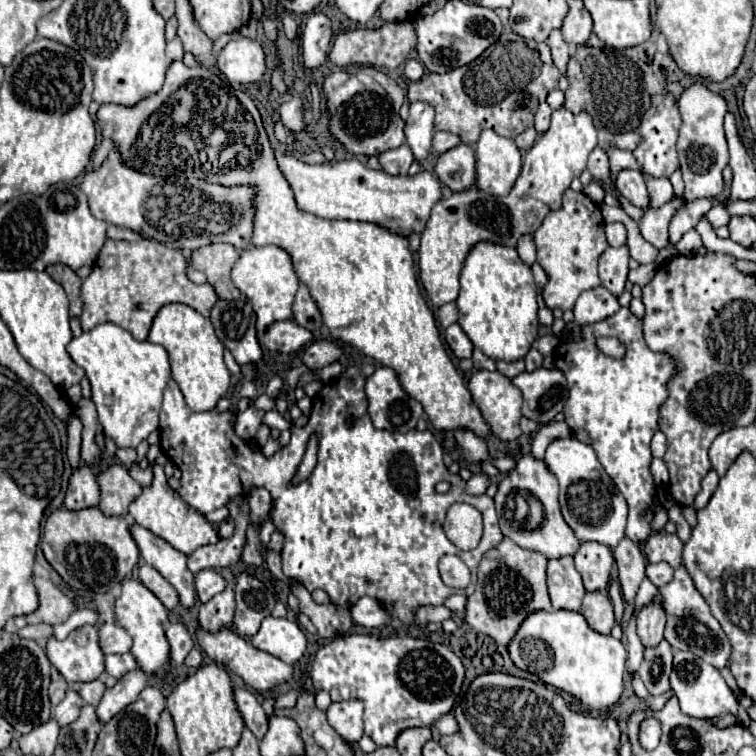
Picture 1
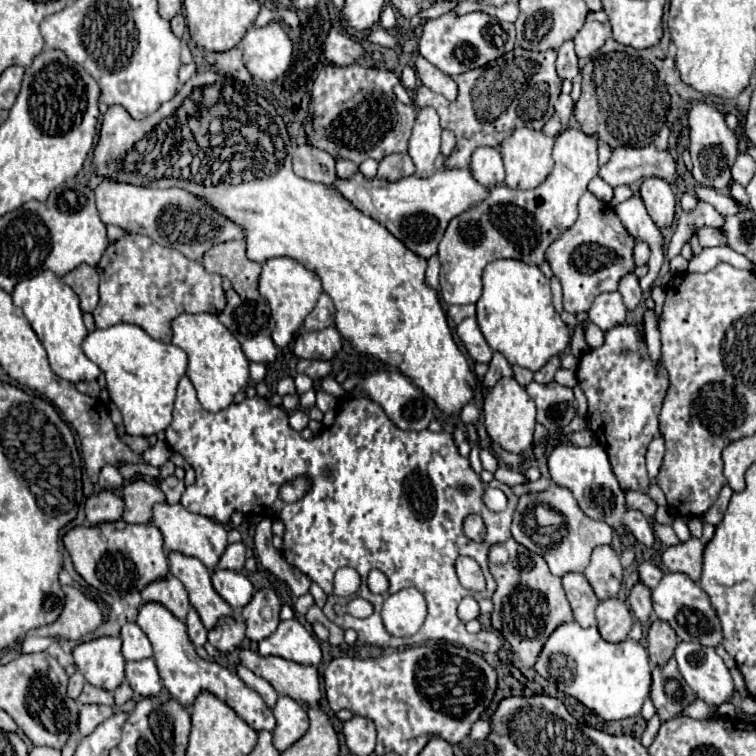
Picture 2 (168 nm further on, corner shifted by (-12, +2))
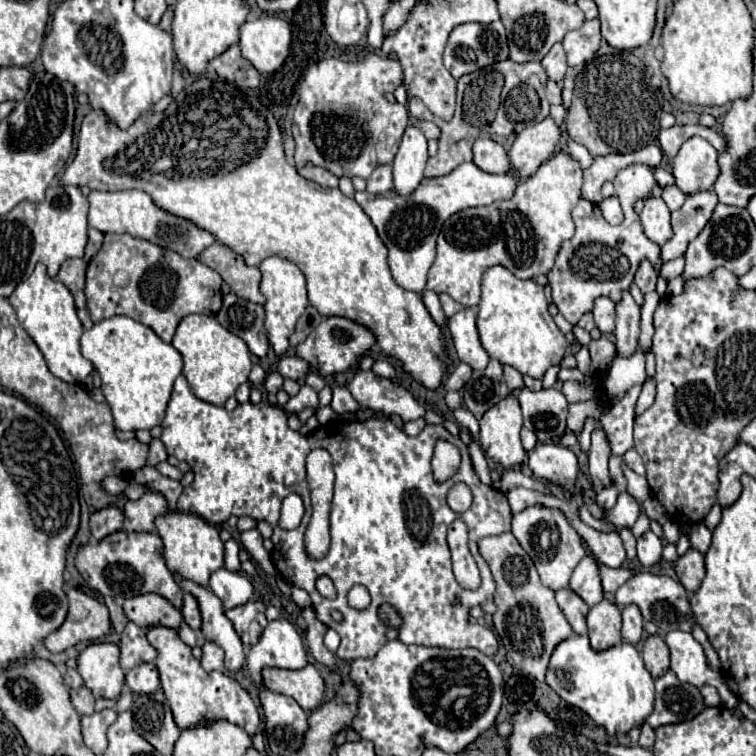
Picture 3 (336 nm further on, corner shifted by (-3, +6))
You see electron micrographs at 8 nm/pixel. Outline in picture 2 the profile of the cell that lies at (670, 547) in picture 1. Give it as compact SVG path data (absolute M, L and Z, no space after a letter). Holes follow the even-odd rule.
M690 538L684 544L666 548L662 554L662 562L670 568L670 572L682 572L690 580L698 582L702 576L702 554L704 544L698 538Z

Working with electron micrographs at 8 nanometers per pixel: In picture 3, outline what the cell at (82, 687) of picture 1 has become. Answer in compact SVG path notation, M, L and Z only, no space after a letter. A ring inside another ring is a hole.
M81 686L77 690L71 690L71 702L75 706L75 710L83 716L83 714L91 714L95 710L95 696L87 686Z

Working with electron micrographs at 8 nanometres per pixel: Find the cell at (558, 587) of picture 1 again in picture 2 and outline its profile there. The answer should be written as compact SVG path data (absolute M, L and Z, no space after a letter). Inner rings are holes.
M566 574L562 578L562 586L564 592L568 596L568 602L572 606L574 612L574 620L582 626L582 628L590 628L596 626L596 616L594 610L598 606L598 598L592 592L588 580L582 574Z

